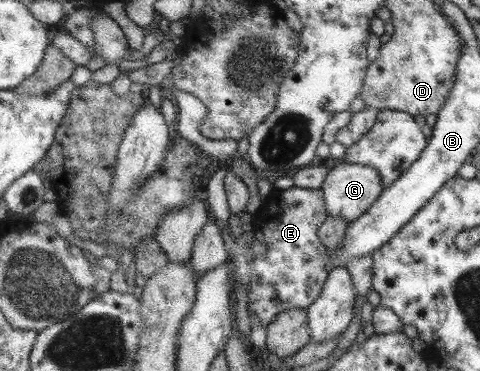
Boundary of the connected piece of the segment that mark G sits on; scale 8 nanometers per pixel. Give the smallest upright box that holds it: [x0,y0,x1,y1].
[323,160,383,222]

